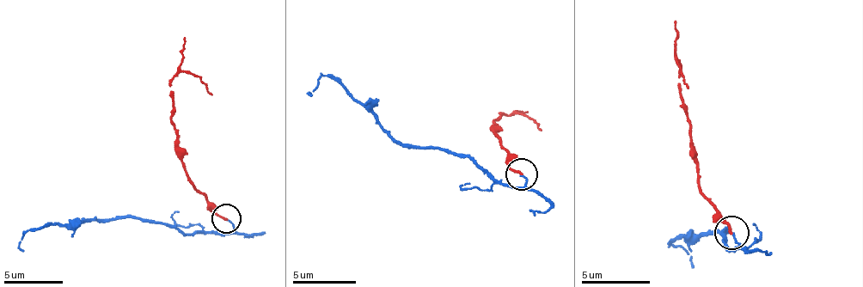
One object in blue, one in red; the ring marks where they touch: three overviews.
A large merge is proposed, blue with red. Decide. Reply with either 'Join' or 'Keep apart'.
Keep apart

